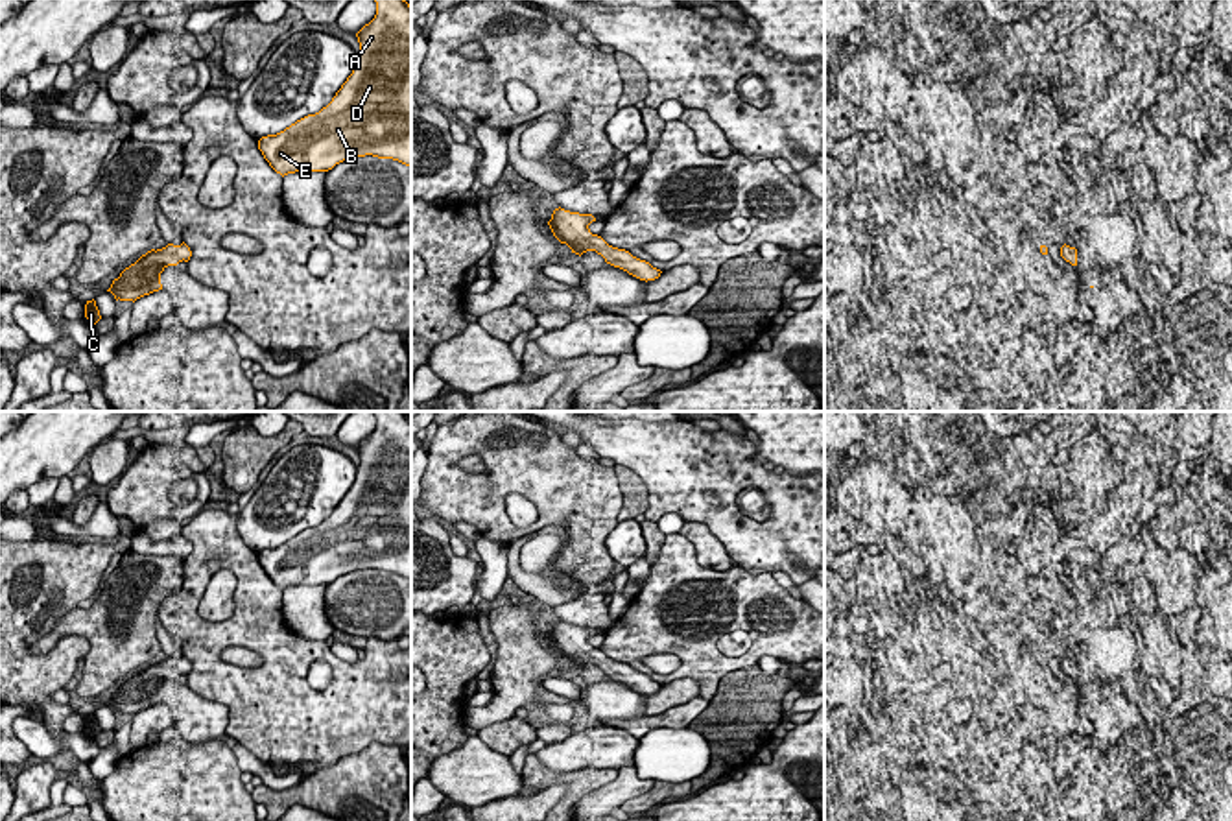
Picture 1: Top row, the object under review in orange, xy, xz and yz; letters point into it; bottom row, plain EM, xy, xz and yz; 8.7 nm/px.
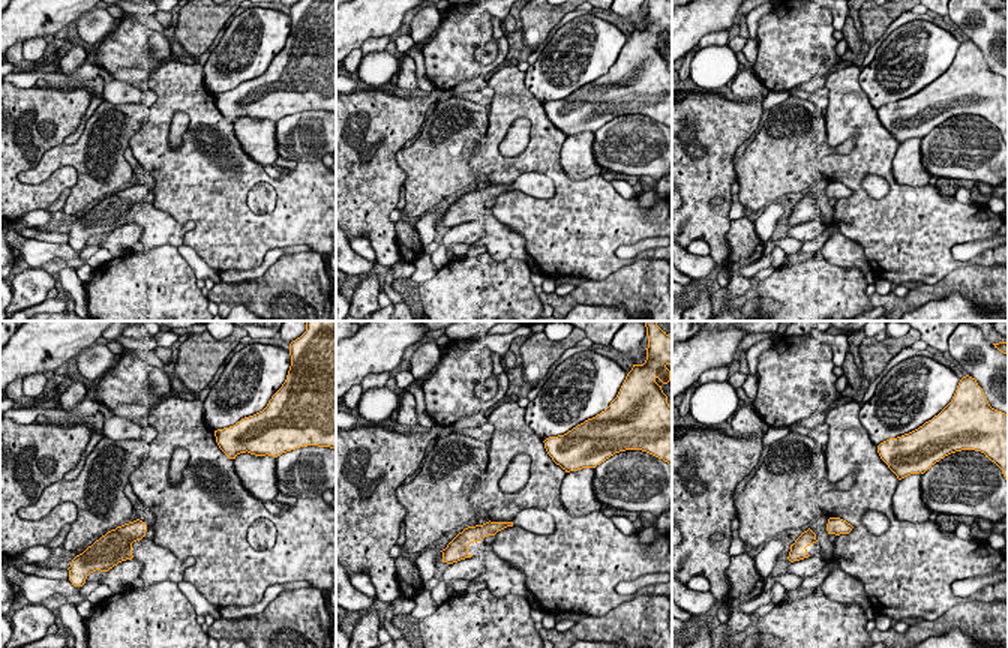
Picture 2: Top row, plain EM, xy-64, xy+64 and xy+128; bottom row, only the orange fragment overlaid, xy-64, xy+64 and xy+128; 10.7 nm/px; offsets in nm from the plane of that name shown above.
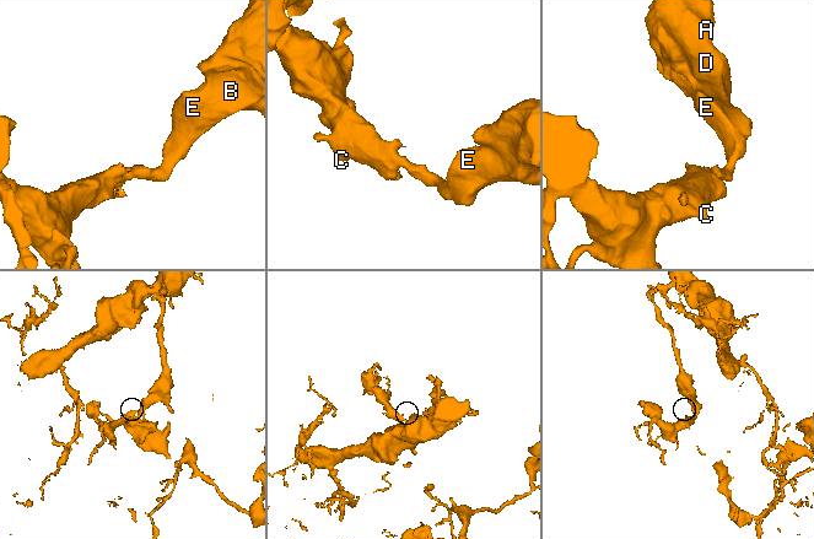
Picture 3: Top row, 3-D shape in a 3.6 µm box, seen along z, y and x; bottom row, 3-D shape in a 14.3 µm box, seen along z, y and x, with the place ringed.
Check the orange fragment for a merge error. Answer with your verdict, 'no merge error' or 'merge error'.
merge error

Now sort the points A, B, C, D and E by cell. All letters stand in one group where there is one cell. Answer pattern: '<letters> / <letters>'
A B D E / C

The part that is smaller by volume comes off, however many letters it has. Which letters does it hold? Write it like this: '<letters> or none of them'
C

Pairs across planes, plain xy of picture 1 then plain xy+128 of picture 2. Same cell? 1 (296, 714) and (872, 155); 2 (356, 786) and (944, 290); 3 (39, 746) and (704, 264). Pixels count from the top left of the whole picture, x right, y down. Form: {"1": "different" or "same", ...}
{"1": "same", "2": "same", "3": "different"}

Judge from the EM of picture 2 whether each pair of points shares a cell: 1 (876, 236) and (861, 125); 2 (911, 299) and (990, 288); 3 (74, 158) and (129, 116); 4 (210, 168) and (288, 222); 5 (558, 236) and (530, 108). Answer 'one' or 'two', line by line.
1: one
2: one
3: one
4: one
5: one

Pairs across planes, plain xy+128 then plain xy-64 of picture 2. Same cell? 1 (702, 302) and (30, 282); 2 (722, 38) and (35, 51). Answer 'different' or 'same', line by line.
1: same
2: same

